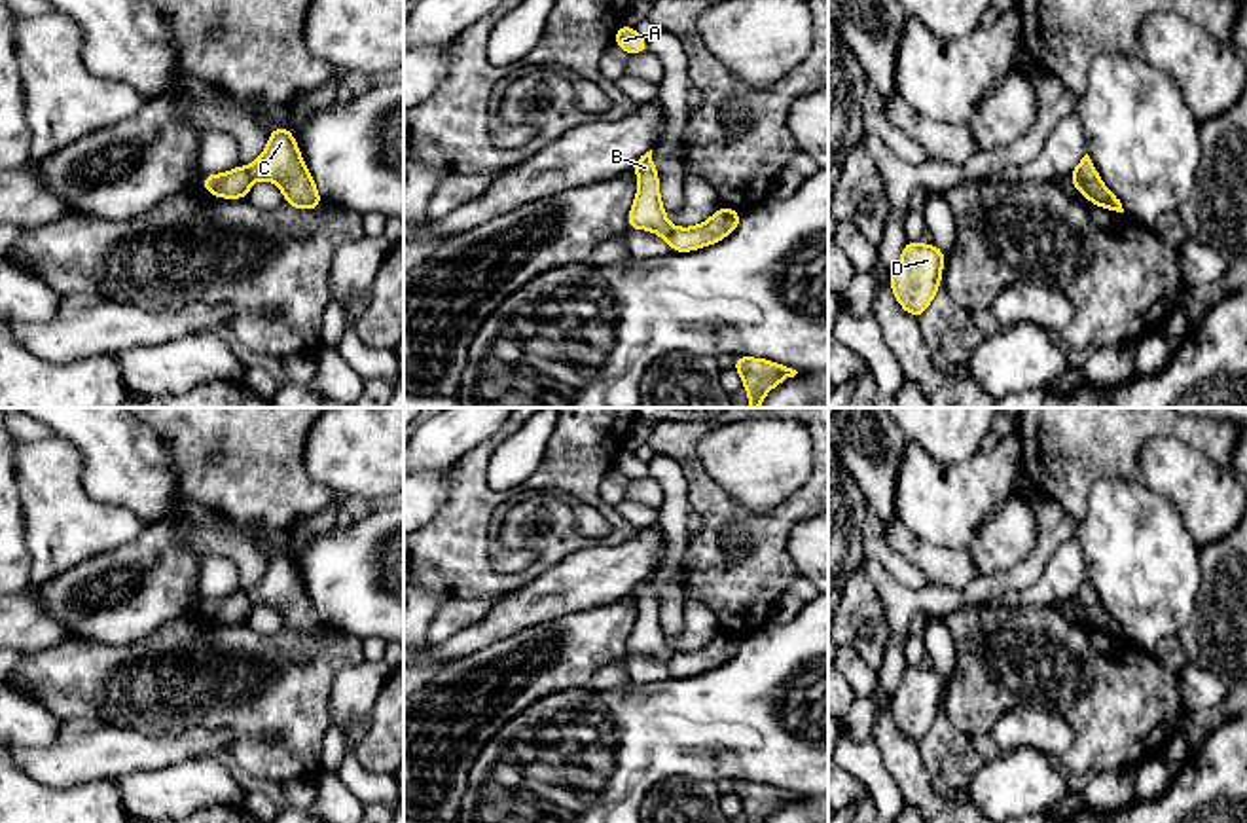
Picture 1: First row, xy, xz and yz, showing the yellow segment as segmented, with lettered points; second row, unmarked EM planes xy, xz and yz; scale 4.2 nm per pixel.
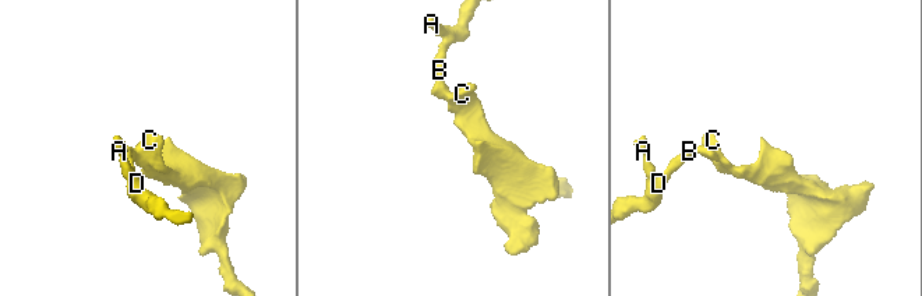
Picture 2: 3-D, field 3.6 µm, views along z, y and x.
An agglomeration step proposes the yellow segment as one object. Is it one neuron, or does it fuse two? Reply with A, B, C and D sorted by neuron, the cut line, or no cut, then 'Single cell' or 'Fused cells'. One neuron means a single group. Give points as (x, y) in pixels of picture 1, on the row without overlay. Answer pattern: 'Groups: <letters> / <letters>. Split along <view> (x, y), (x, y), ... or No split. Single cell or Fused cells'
Groups: A B D / C. Split along yz (1075, 594), (1086, 621). Fused cells

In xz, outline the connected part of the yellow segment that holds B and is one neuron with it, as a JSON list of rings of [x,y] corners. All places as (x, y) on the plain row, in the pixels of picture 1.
[[[652,575],[637,582],[633,595],[639,605],[639,614],[627,639],[627,654],[648,654],[669,664],[675,650],[669,649],[660,622],[660,599],[654,592]]]

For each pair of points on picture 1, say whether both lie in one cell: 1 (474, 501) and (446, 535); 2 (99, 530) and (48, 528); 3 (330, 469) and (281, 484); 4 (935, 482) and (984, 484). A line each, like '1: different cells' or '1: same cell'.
1: same cell
2: same cell
3: different cells
4: same cell

